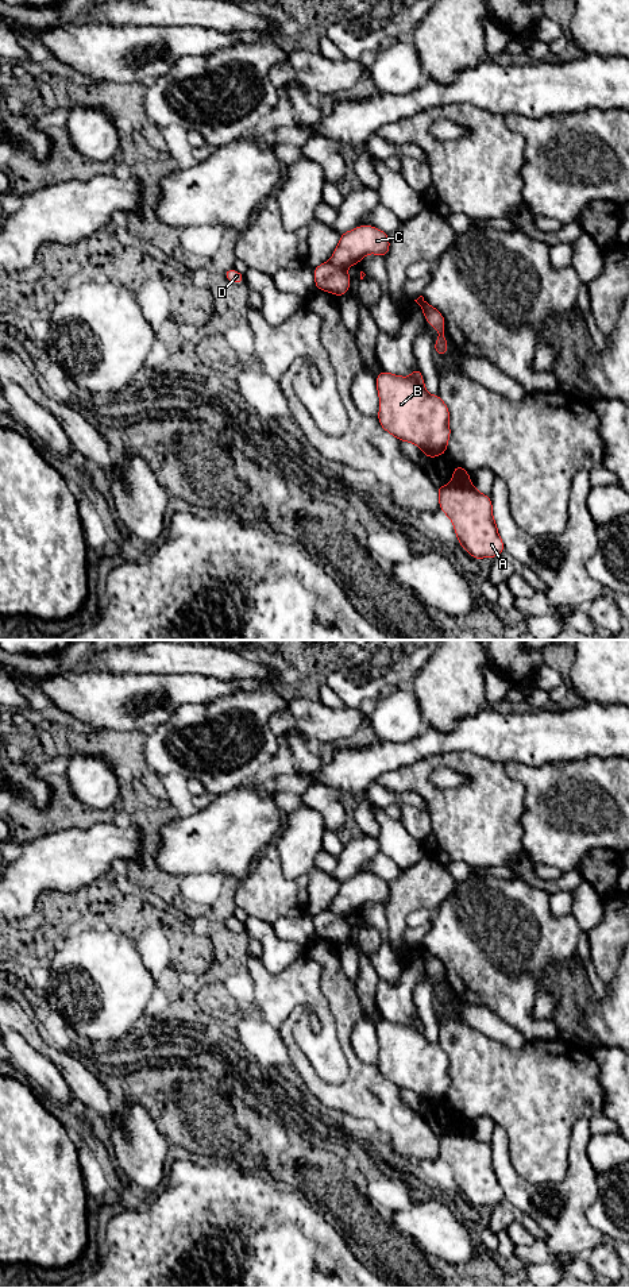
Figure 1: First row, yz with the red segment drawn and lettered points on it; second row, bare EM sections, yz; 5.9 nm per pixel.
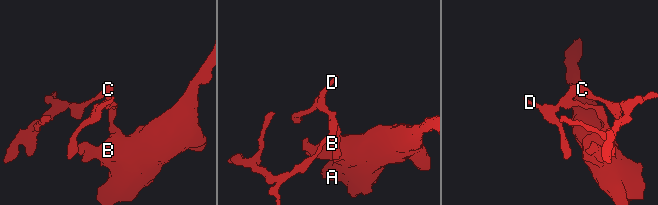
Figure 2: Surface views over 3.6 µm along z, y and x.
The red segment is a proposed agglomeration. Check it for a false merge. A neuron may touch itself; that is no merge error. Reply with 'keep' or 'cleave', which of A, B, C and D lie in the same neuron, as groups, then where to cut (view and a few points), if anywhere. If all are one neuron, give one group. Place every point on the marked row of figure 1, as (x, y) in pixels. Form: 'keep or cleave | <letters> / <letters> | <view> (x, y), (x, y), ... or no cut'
cleave | A B D / C | yz (330, 261), (344, 270)

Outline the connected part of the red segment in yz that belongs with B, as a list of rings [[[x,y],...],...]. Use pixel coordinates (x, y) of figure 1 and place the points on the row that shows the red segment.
[[[420,369],[408,378],[382,370],[375,381],[381,427],[400,441],[418,446],[427,458],[445,454],[449,410],[440,396],[427,392]]]

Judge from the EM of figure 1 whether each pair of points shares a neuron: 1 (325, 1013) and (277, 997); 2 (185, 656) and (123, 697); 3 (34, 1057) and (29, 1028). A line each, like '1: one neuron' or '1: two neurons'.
1: one neuron
2: two neurons
3: two neurons

